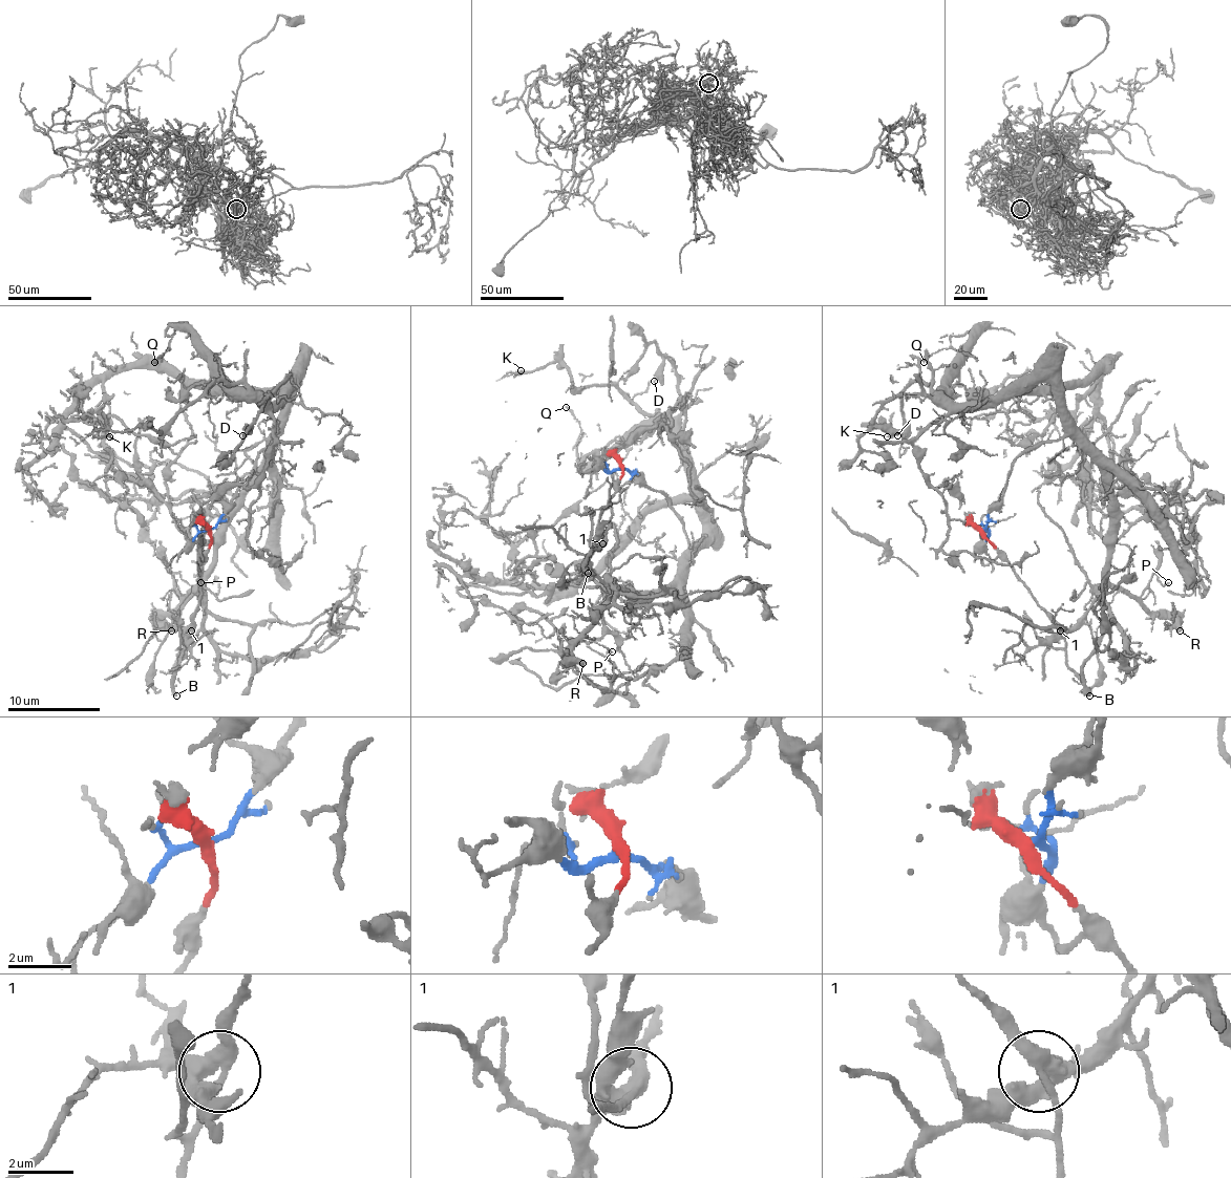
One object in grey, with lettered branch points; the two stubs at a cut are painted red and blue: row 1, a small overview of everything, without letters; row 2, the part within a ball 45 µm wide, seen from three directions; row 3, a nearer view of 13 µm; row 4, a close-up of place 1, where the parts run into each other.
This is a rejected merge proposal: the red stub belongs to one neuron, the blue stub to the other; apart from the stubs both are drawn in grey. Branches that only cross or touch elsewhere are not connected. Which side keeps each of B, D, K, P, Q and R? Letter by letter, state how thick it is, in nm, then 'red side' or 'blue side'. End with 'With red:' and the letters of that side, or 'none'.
B: 280 nm | red side
D: 240 nm | blue side
K: 110 nm | blue side
P: 100 nm | blue side
Q: 140 nm | blue side
R: 480 nm | blue side
With red: B

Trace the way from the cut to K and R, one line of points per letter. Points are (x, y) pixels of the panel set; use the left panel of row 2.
K: (209, 531), (279, 433), (293, 383), (272, 403), (214, 380), (163, 431), (93, 433), (109, 435)
R: (209, 531), (277, 435), (274, 450), (226, 519), (216, 565), (161, 619), (172, 630)

